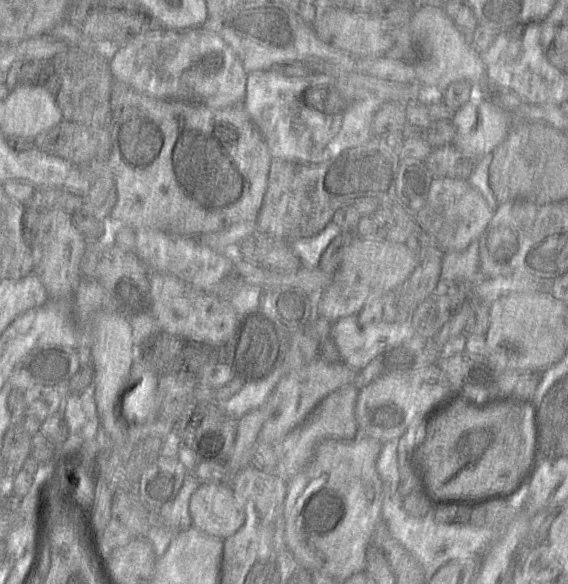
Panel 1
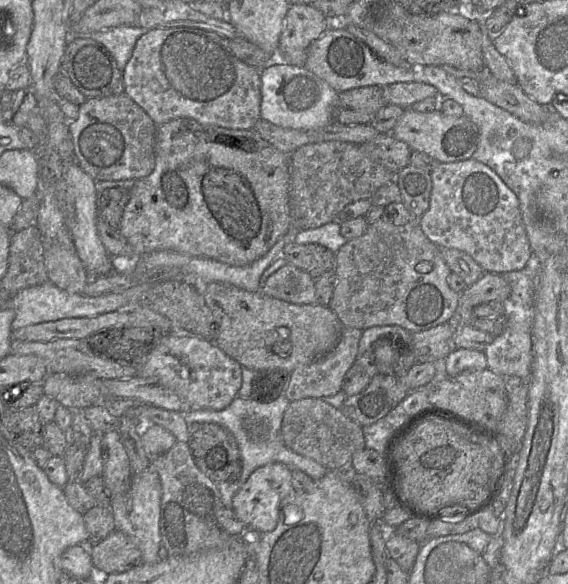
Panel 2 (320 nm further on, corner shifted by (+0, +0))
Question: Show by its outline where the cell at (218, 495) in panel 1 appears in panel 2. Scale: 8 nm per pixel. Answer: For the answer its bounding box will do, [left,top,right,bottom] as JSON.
[232,463,295,534]

